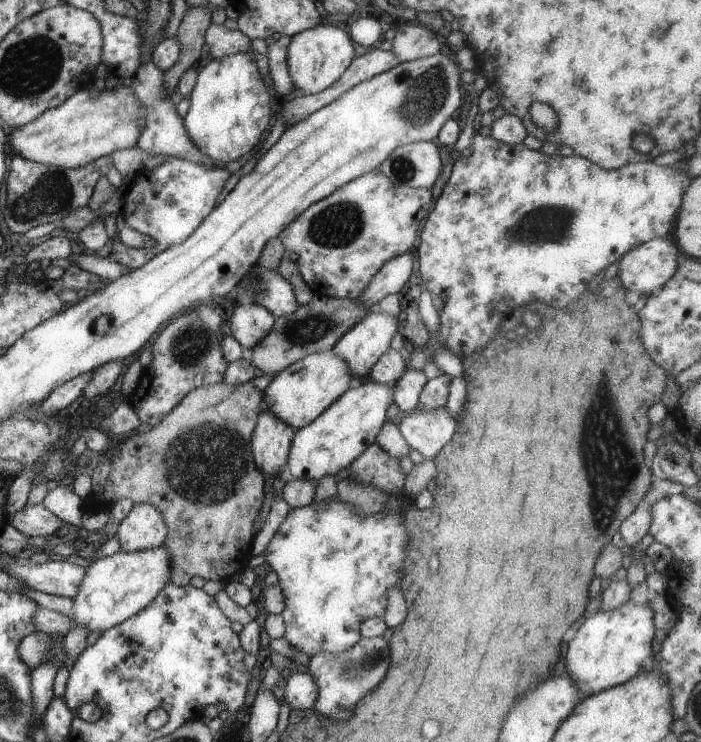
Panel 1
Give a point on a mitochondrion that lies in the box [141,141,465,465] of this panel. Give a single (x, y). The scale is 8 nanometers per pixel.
(191, 347)

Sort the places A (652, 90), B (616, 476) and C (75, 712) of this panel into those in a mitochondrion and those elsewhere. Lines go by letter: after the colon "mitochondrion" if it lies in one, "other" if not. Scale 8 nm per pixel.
A: other
B: mitochondrion
C: other

